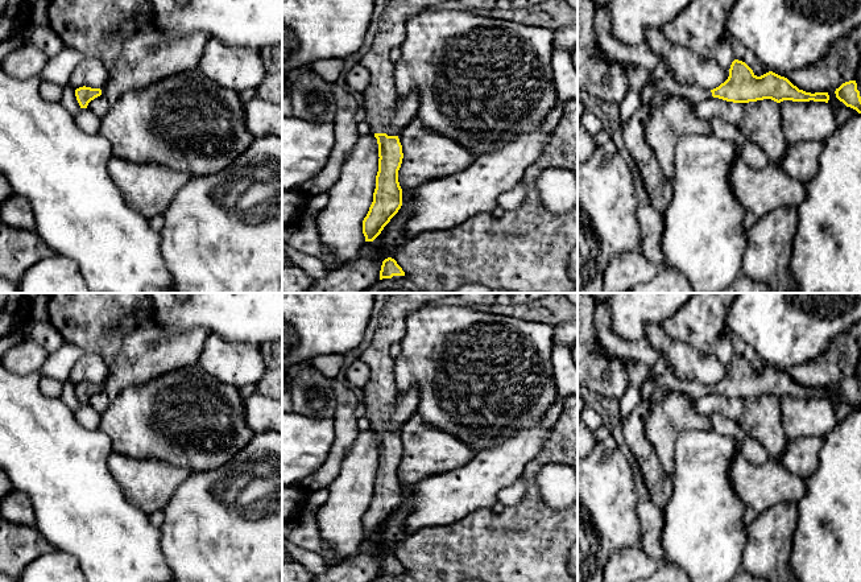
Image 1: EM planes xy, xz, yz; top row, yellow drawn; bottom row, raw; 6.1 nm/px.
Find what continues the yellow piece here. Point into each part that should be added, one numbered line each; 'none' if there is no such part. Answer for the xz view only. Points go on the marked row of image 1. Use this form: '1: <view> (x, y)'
1: xz (380, 96)

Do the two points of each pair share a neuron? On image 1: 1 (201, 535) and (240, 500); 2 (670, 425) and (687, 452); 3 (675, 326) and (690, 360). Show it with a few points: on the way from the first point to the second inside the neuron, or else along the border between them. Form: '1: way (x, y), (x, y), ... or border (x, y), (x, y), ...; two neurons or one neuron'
1: way (210, 531), (231, 510); one neuron
2: border (710, 429), (691, 429), (679, 436), (673, 467); two neurons
3: border (661, 325), (670, 337), (708, 354); two neurons

